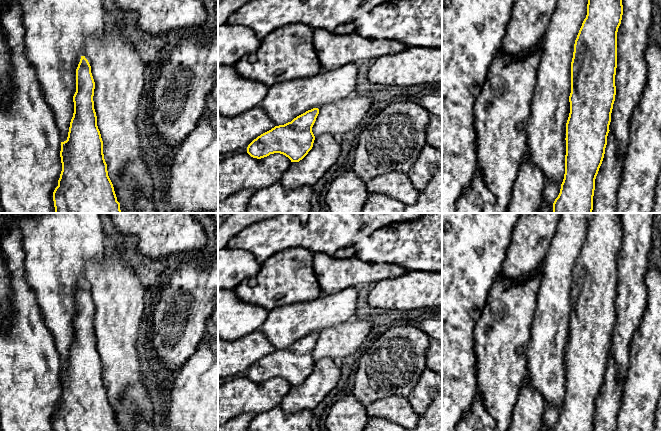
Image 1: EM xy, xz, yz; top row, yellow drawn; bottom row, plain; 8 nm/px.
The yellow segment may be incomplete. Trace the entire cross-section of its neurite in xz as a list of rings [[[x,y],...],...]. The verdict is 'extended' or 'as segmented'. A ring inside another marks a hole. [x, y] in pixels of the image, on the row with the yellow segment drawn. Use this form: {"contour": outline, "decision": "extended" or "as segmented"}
{"contour": [[[313,108],[291,122],[275,126],[254,139],[248,145],[247,153],[257,159],[280,153],[291,162],[299,162],[313,147],[315,136],[312,127],[318,114],[319,109]]], "decision": "as segmented"}

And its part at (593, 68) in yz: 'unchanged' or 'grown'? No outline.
unchanged

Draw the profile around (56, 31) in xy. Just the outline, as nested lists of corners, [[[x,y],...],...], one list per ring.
[[[19,0],[23,11],[24,51],[34,66],[37,79],[52,109],[61,142],[67,140],[74,113],[76,69],[86,54],[87,39],[100,38],[107,28],[102,0]]]

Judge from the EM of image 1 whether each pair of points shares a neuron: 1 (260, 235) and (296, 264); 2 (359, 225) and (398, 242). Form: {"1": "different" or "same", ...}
{"1": "different", "2": "different"}

